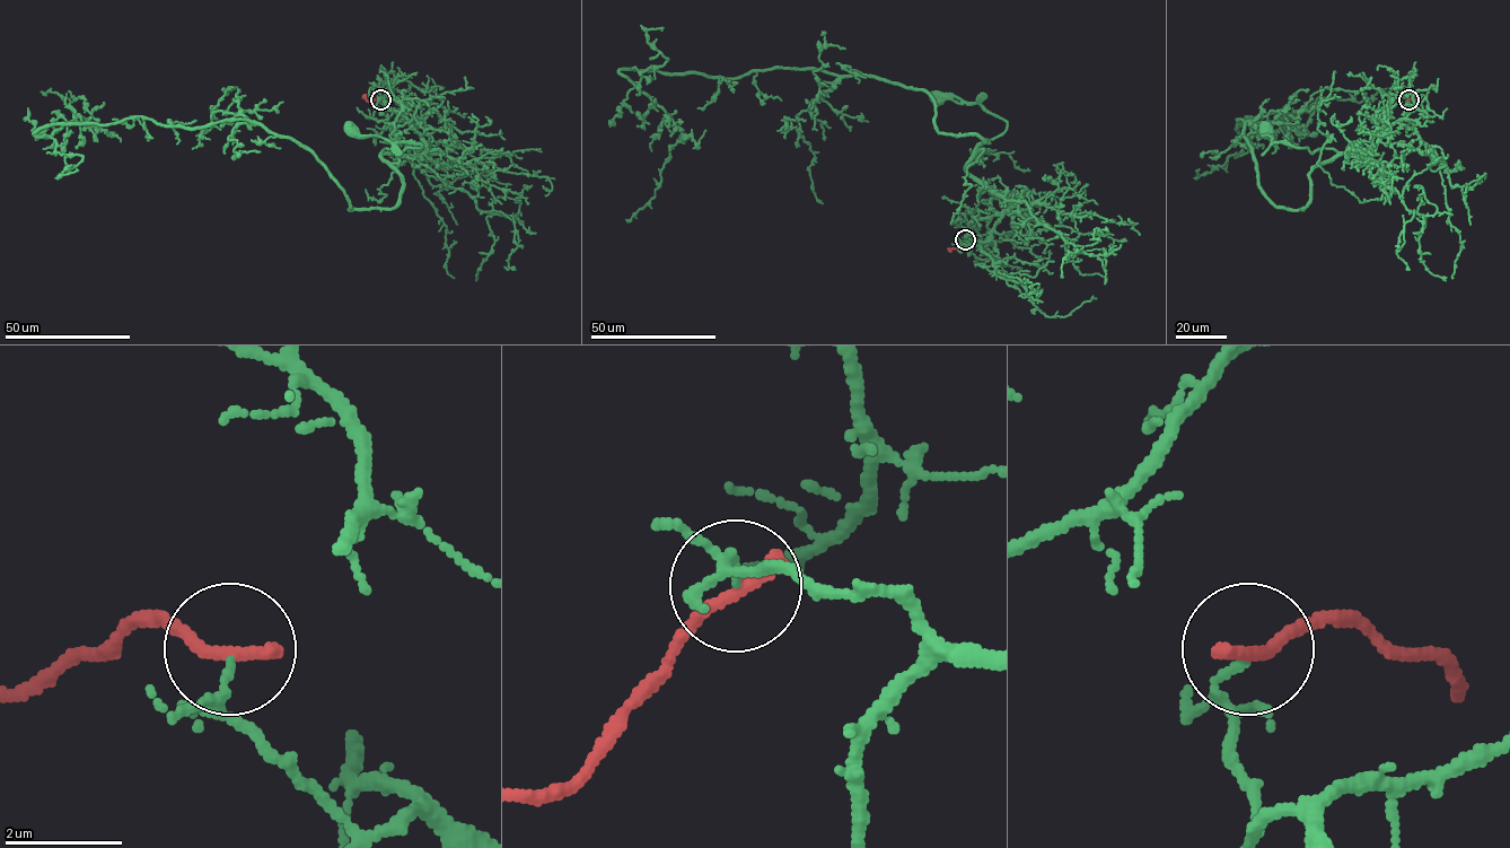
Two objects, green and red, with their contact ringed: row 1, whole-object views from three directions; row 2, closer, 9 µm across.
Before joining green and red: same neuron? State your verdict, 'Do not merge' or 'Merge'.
Do not merge

